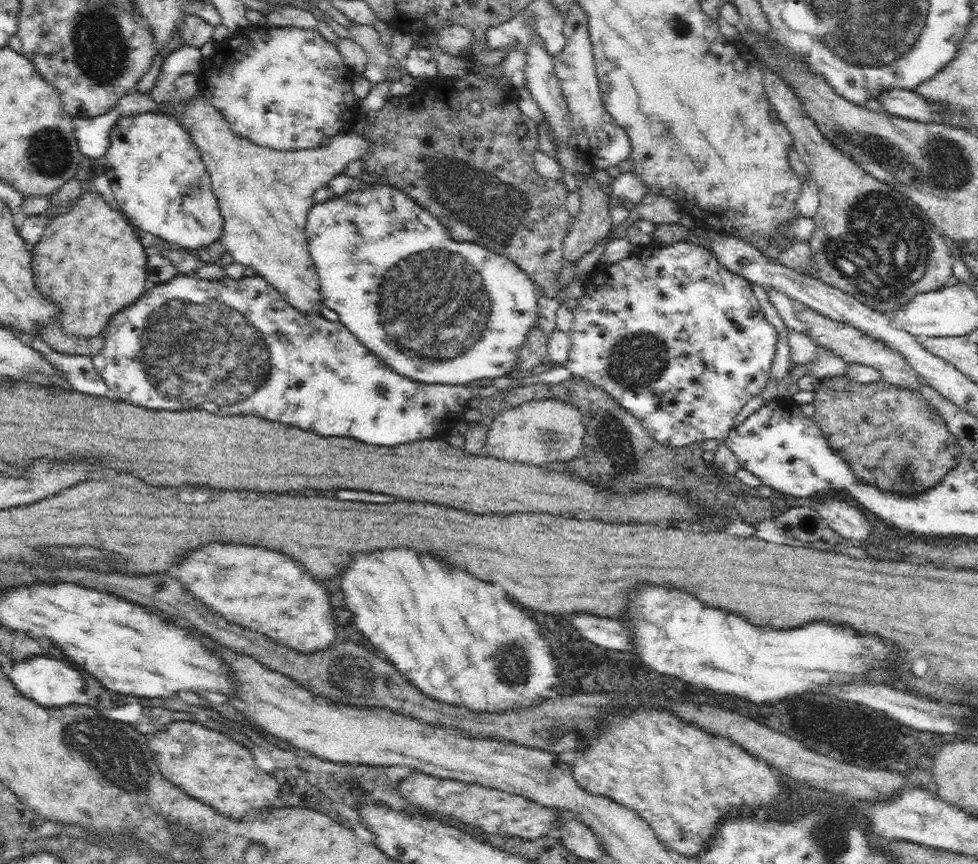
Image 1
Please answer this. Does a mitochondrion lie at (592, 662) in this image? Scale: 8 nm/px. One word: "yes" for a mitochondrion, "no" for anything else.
no

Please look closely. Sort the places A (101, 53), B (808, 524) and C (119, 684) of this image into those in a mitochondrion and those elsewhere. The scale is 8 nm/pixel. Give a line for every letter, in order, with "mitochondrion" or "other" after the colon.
A: mitochondrion
B: other
C: other

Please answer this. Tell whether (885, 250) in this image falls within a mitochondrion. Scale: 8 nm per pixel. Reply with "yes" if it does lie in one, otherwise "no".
yes

